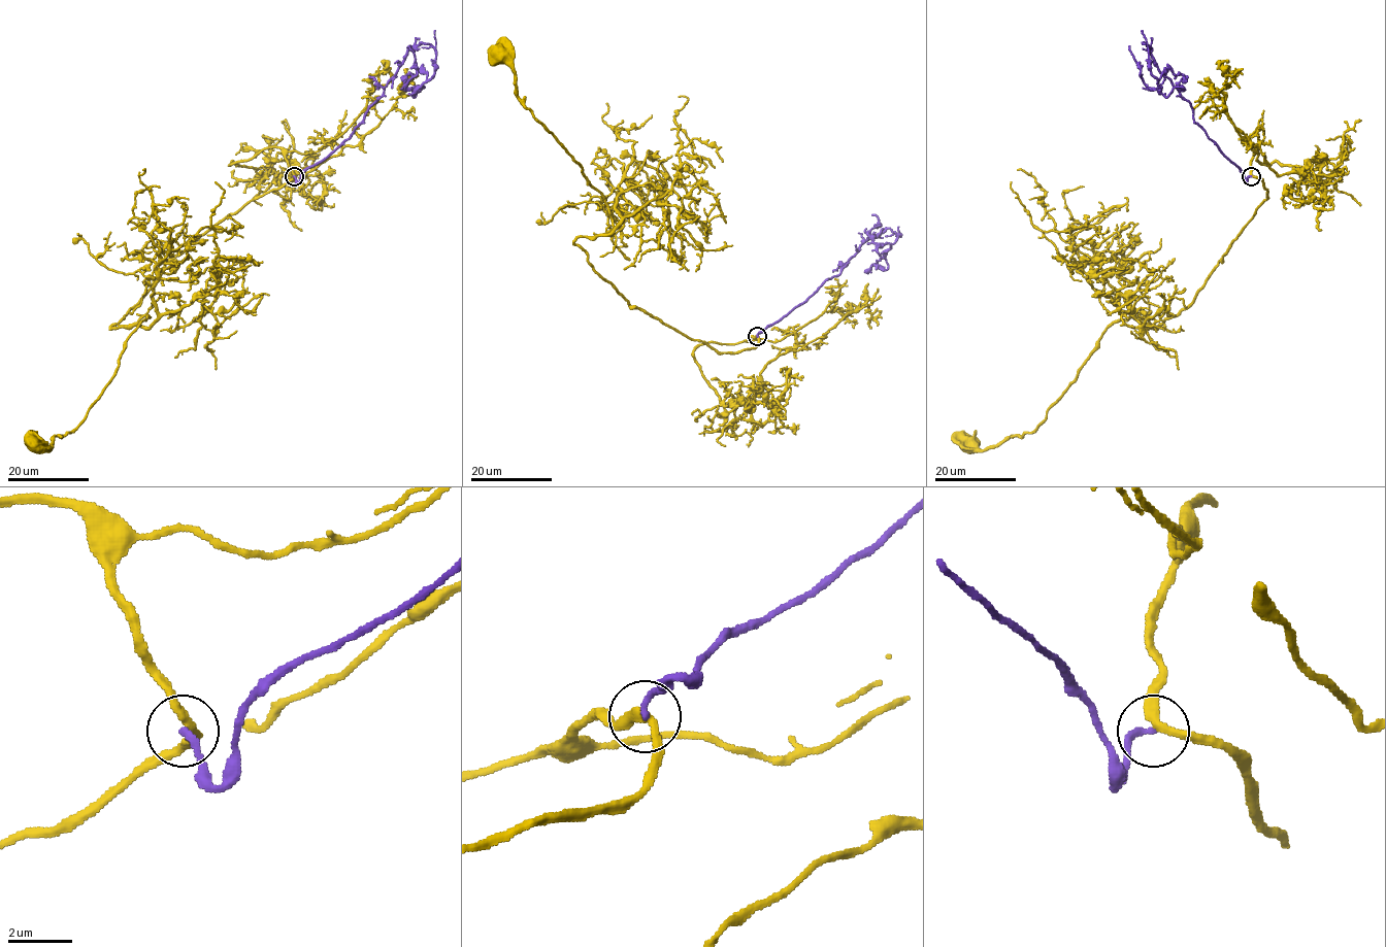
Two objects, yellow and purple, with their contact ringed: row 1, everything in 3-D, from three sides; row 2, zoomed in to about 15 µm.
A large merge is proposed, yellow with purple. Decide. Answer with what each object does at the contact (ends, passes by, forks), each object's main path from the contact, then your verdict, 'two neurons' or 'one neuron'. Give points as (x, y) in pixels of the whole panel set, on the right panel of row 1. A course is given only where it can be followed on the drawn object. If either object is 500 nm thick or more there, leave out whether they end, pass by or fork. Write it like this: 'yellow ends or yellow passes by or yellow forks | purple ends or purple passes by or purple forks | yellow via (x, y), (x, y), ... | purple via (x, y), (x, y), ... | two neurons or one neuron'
yellow passes by | purple ends | yellow via (1251, 175), (1266, 198), (1194, 300), (1156, 328), (1145, 315), (1118, 319), (1031, 433), (981, 449), (968, 441) | purple via (1251, 176), (1247, 183), (1241, 169), (1194, 122), (1190, 103), (1143, 44), (1157, 90), (1146, 83), (1129, 45) | two neurons

